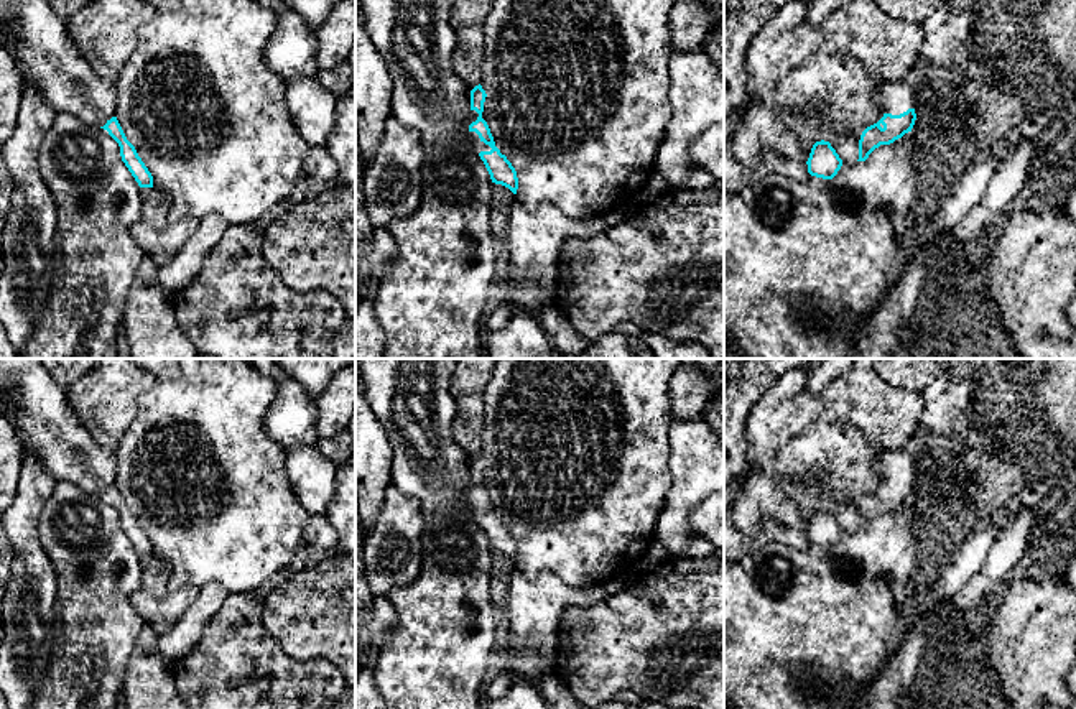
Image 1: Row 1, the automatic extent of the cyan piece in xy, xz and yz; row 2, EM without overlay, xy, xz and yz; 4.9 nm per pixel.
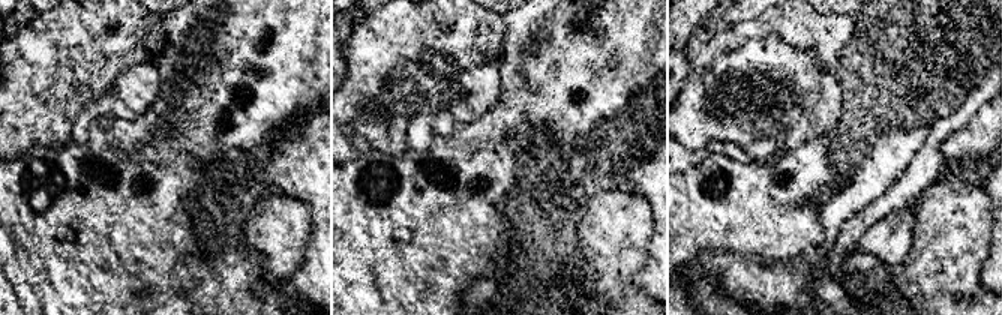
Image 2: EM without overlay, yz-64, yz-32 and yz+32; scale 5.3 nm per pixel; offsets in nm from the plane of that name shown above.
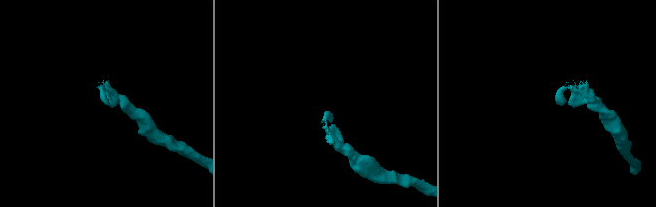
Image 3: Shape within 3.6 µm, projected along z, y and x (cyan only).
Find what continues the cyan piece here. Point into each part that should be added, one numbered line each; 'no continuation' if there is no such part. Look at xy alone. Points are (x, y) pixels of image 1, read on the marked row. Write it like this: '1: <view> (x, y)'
1: xy (37, 38)

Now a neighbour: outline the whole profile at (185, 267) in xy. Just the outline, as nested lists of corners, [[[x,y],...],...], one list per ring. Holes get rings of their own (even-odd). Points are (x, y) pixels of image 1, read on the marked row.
[[[219,215],[199,219],[199,225],[169,263],[158,266],[160,283],[173,294],[196,281],[207,253],[219,243],[229,224]]]

